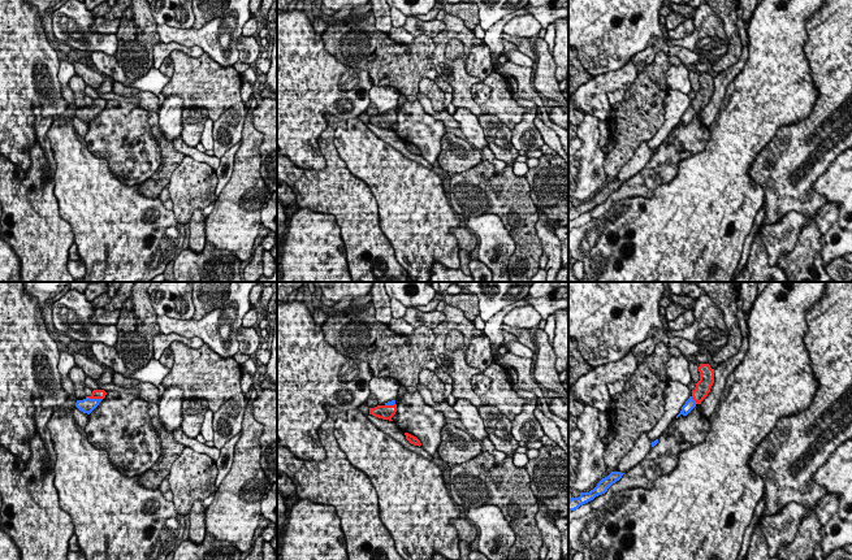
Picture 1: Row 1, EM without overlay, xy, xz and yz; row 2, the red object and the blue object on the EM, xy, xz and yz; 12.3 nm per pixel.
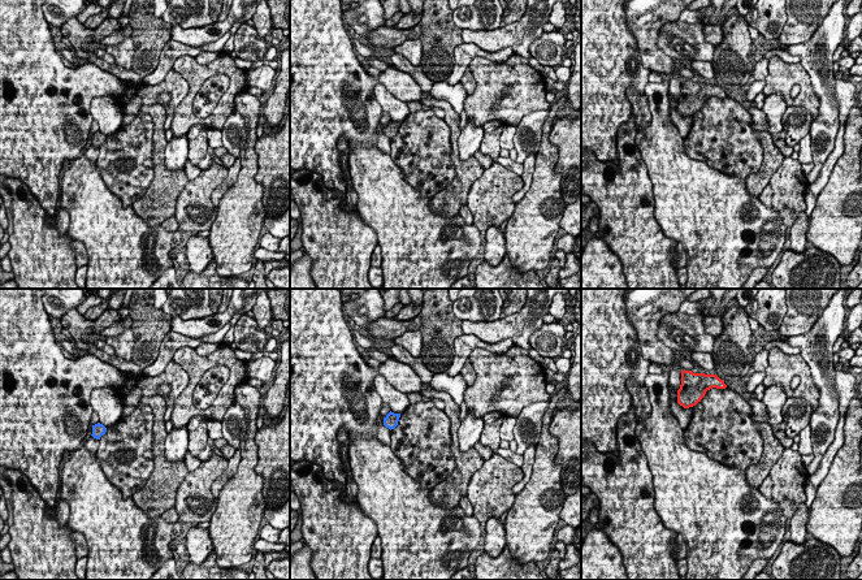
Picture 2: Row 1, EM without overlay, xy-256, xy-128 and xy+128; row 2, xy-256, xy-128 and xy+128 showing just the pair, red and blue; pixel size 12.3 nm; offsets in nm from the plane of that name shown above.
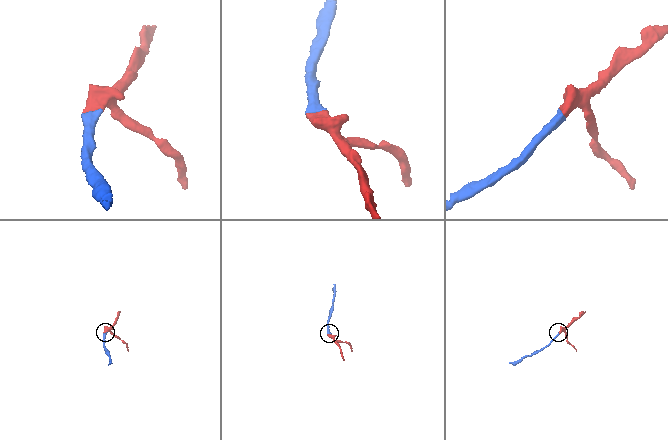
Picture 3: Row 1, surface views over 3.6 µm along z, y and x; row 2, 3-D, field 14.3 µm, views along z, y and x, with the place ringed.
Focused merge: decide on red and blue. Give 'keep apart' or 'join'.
join

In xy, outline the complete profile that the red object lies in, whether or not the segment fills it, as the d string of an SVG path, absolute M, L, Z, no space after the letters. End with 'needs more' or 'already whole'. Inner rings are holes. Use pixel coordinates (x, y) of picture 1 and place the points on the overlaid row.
M94 390L90 396L86 396L83 400L77 400L75 407L83 413L90 414L105 395L107 392L104 390Z; needs more

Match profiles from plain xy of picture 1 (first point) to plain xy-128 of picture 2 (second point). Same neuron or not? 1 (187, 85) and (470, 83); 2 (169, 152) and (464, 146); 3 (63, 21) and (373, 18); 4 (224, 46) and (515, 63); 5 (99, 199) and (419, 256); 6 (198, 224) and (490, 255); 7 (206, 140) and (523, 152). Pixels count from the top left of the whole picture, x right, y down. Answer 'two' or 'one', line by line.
1: two
2: two
3: one
4: two
5: one
6: one
7: two

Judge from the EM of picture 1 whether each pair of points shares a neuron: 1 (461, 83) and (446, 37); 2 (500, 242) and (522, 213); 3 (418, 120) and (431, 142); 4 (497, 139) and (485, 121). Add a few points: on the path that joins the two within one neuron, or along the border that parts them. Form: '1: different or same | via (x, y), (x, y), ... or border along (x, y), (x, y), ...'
1: same | via (454, 72), (441, 57), (441, 48)
2: different | border along (484, 212), (496, 215), (514, 242), (507, 263)
3: same | via (418, 125), (427, 137)
4: same | via (497, 135), (489, 125)

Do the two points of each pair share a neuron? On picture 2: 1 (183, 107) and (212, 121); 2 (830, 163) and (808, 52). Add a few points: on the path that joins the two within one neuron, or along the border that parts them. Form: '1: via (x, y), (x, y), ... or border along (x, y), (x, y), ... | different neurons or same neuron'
1: via (189, 115), (194, 120), (204, 121) | same neuron
2: border along (839, 128), (834, 150), (811, 182) | different neurons

